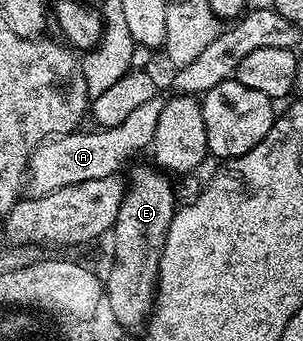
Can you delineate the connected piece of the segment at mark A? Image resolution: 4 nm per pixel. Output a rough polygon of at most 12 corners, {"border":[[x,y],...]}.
{"border":[[165,100],[117,127],[54,135],[32,150],[40,197],[117,174],[151,148]]}

